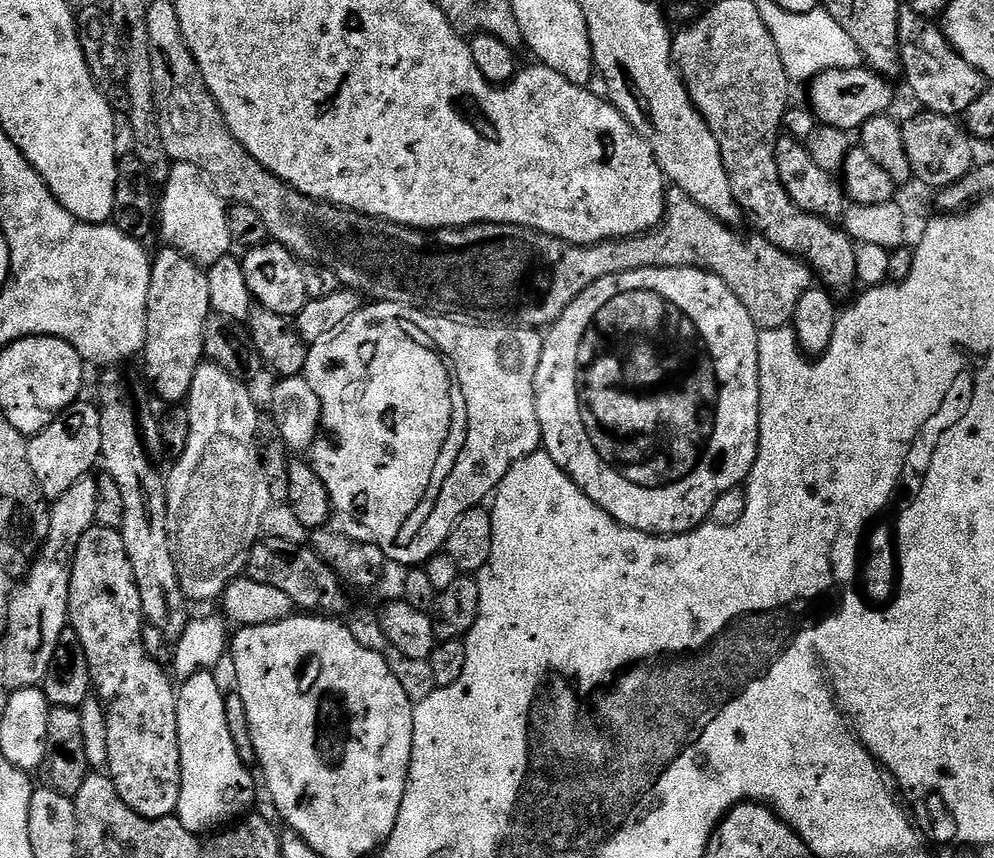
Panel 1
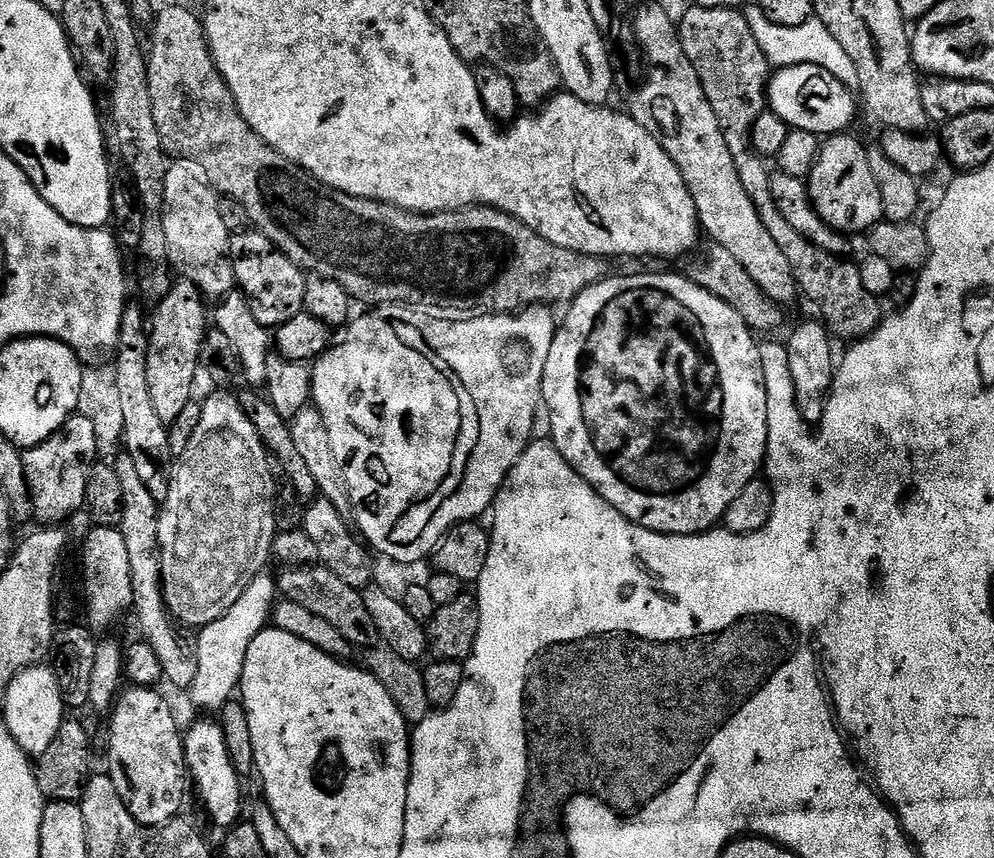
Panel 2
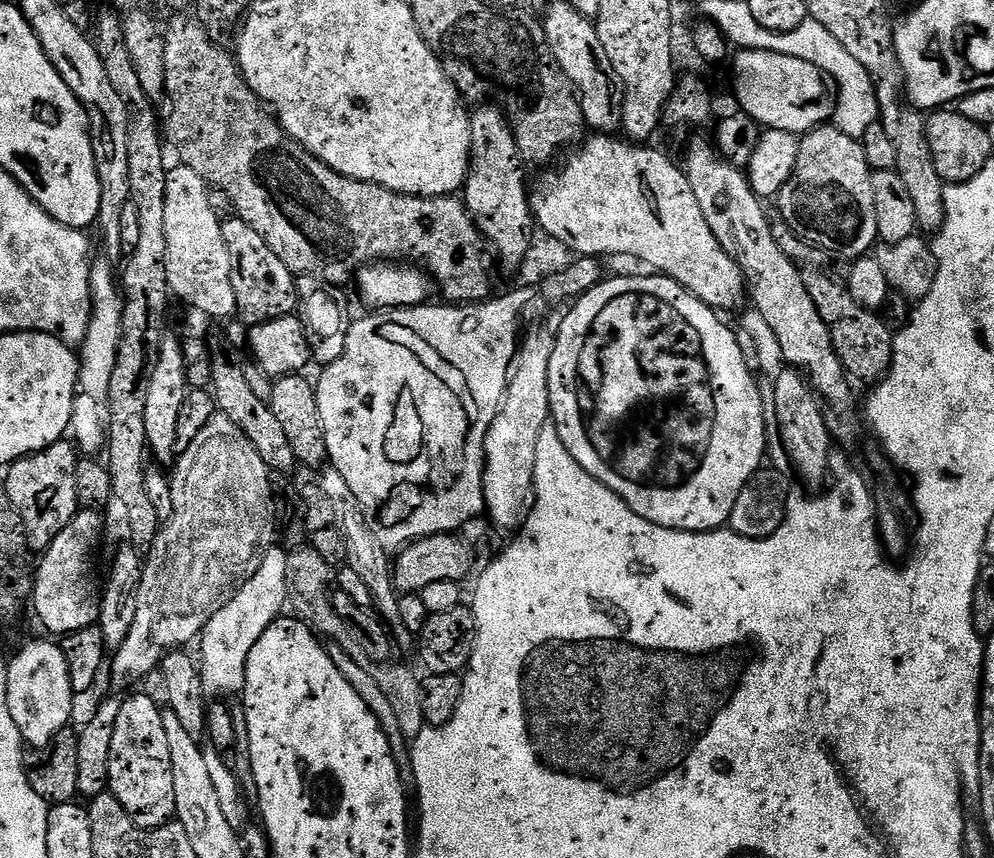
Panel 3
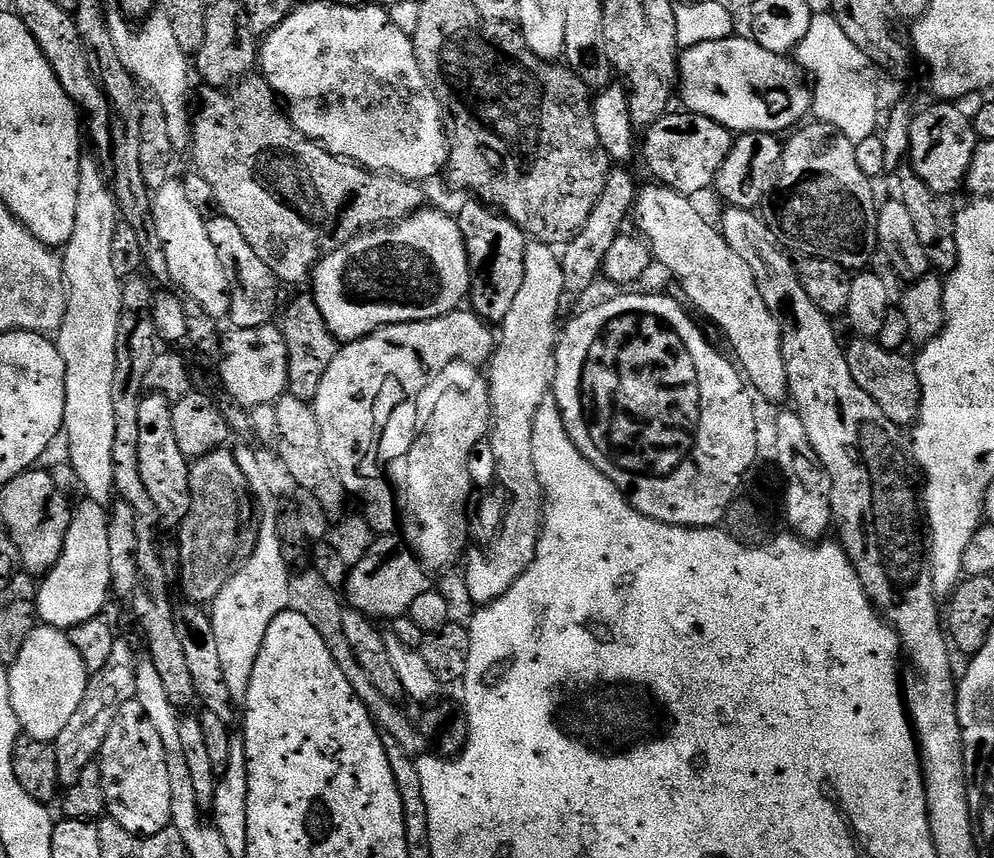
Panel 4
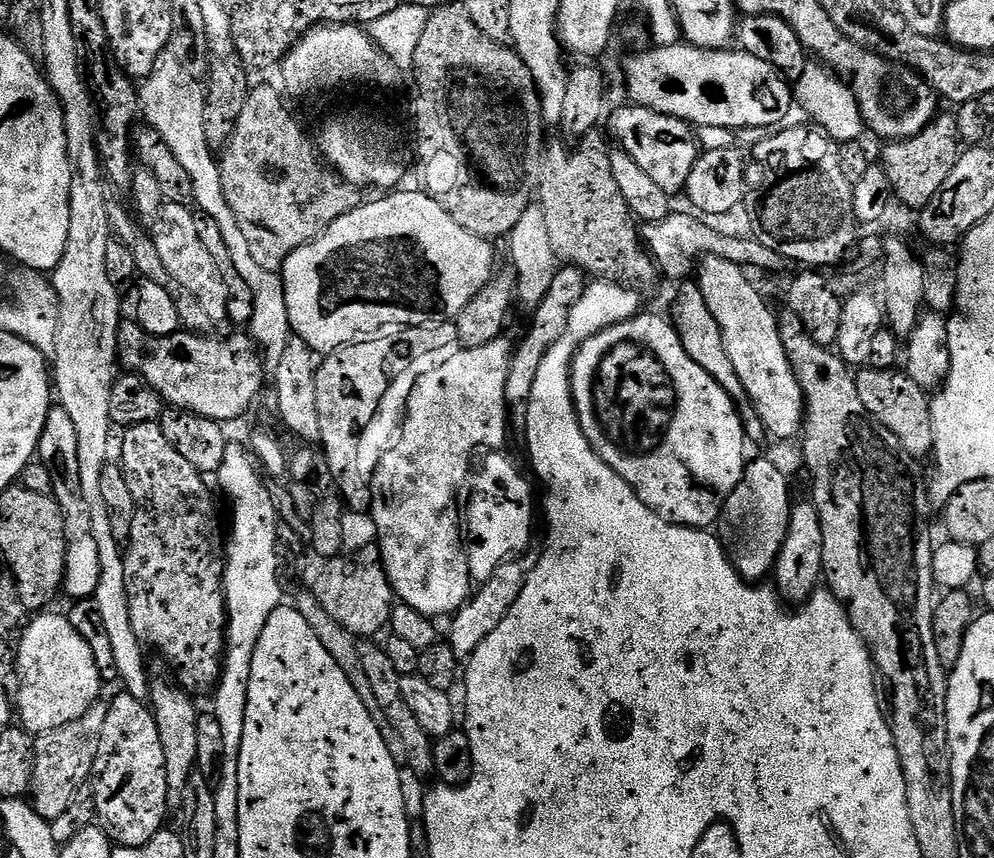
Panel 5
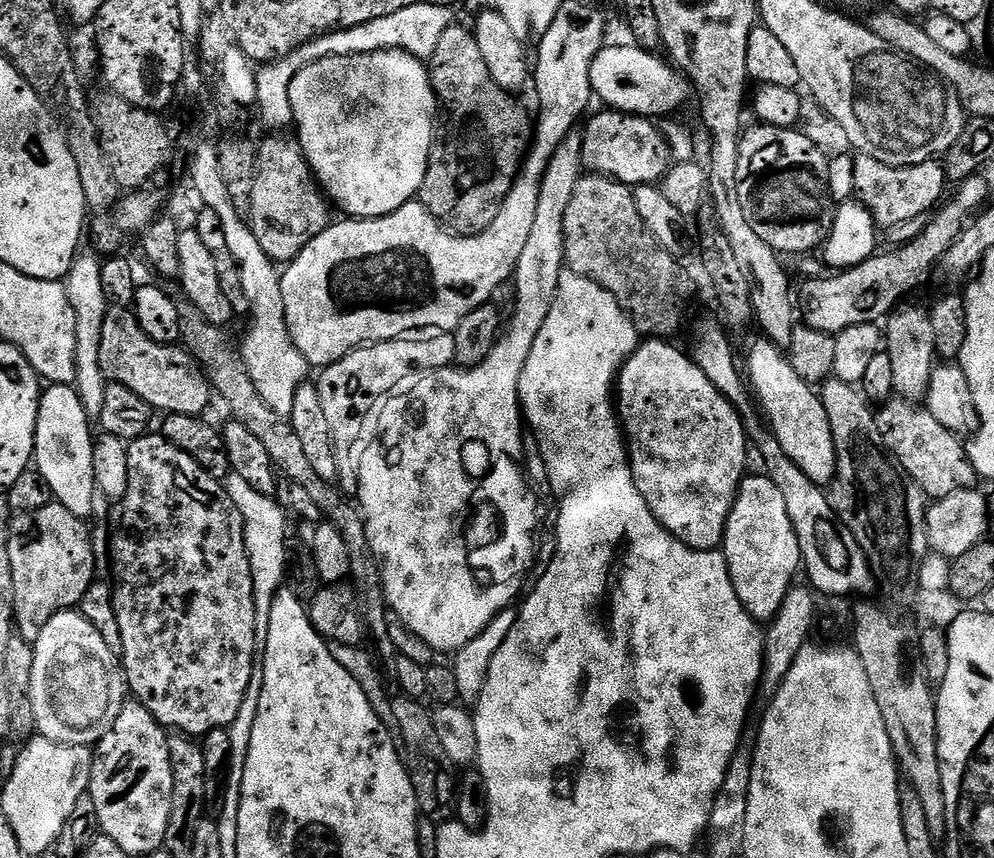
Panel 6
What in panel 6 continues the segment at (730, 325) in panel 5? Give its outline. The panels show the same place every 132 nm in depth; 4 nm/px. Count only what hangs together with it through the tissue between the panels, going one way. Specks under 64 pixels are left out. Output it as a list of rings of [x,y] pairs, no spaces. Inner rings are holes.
[[[760,338],[749,350],[746,376],[766,423],[778,438],[784,453],[804,471],[810,482],[821,486],[831,485],[836,479],[836,447],[834,434],[830,430],[830,418],[826,418],[817,389],[794,374],[794,366],[790,366],[787,355],[767,338]]]

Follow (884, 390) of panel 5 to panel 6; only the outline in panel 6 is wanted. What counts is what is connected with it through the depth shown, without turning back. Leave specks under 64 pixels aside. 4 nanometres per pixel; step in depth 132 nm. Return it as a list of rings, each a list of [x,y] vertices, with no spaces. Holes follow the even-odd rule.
[[[893,398],[879,405],[876,412],[876,421],[878,422],[878,430],[882,434],[882,442],[886,442],[886,446],[896,456],[900,457],[900,464],[908,472],[909,478],[923,490],[925,497],[939,498],[952,494],[952,488],[956,488],[960,492],[967,488],[976,488],[978,477],[974,466],[968,461],[968,450],[963,443],[959,444],[957,433],[946,430],[946,426],[942,426],[942,422],[938,422],[933,416],[928,415],[927,411],[918,409],[909,401],[899,398]]]

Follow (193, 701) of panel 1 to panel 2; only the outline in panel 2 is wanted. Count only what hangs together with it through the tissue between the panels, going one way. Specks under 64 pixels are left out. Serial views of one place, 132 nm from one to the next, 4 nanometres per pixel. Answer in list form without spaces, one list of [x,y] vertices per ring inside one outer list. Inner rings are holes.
[[[200,718],[192,729],[183,733],[184,738],[184,762],[188,769],[191,783],[196,788],[200,800],[210,816],[211,820],[222,826],[232,827],[239,821],[242,810],[242,792],[240,777],[230,762],[230,754],[226,754],[226,738],[222,734],[219,723],[208,718]]]

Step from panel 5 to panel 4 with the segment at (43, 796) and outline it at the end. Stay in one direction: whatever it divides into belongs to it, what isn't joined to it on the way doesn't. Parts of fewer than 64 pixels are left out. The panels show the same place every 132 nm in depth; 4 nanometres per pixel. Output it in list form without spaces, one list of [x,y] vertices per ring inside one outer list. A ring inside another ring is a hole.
[[[117,642],[106,666],[91,673],[86,694],[82,698],[82,706],[74,710],[74,718],[66,722],[66,730],[62,730],[62,734],[58,734],[54,741],[61,785],[78,782],[78,774],[82,774],[82,770],[86,770],[86,766],[90,766],[99,757],[102,742],[106,742],[106,734],[110,734],[110,726],[114,726],[118,710],[122,710],[122,706],[126,706],[126,702],[130,702],[136,695],[137,659],[137,653],[132,653],[130,645]]]

